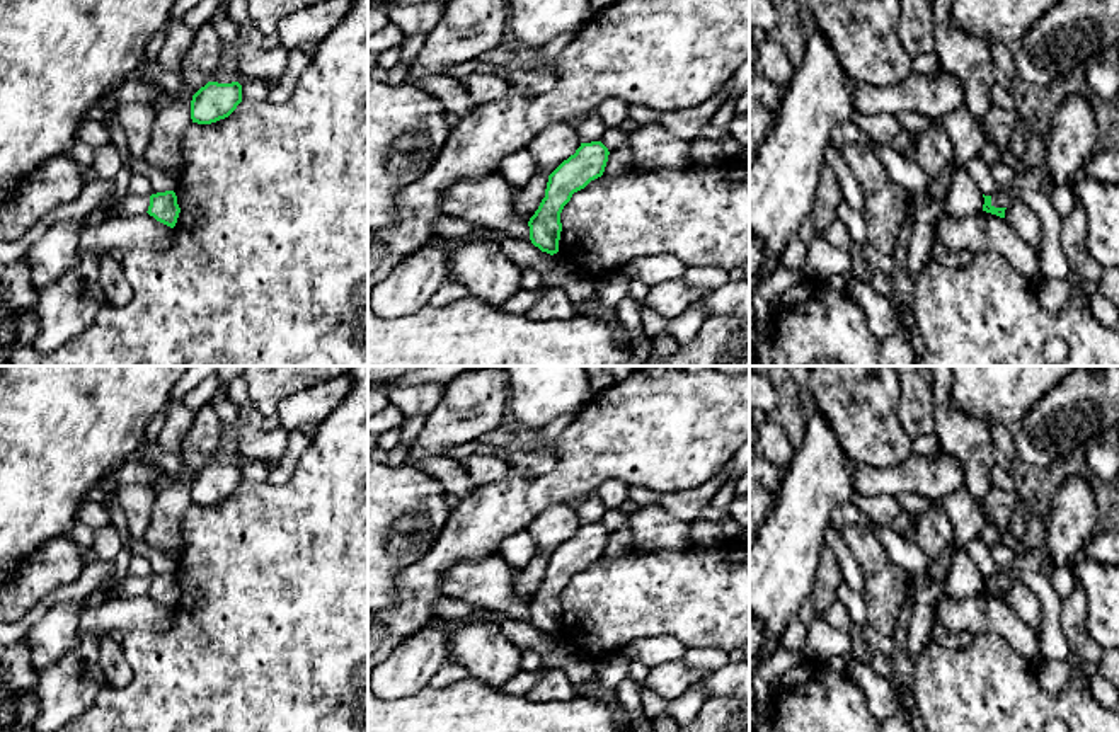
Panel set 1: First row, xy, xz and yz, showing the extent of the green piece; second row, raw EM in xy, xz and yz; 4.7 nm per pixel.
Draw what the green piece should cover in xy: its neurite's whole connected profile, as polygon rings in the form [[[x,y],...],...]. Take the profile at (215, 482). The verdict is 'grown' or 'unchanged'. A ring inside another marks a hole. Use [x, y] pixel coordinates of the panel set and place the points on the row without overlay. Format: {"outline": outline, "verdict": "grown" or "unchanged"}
{"outline": [[[208,463],[191,482],[191,500],[198,506],[211,506],[228,499],[242,483],[242,466],[238,463]]], "verdict": "unchanged"}

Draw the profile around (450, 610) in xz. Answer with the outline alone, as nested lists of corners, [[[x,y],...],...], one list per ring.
[[[451,598],[436,601],[433,611],[445,621],[467,621],[479,613],[477,606]]]

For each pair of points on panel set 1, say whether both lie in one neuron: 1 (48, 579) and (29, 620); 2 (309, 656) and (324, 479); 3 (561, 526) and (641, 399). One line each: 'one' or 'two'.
1: two
2: one
3: two

